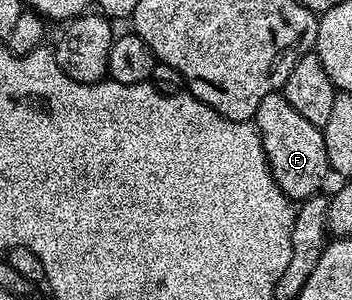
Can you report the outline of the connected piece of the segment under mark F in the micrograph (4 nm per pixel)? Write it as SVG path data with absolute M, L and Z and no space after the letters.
M281 92L263 96L257 109L255 125L261 134L263 152L269 161L271 176L275 184L279 184L281 191L294 200L322 193L321 185L324 184L325 177L330 177L331 171L321 127L303 120L303 116L299 116L299 112L295 112L295 108L287 104L284 93Z

